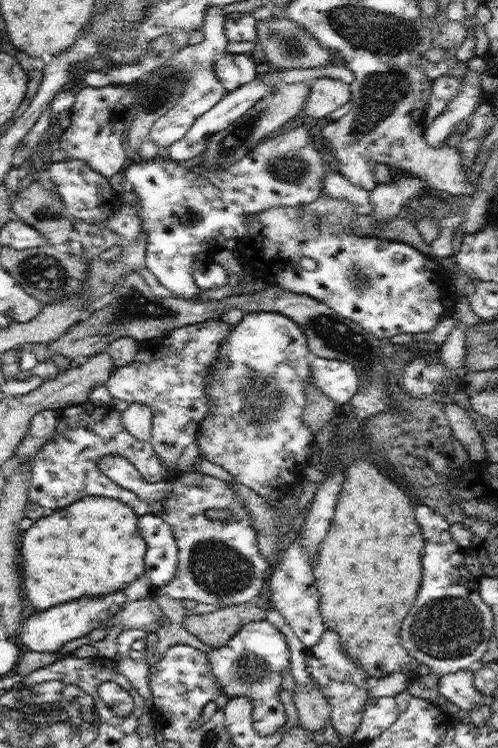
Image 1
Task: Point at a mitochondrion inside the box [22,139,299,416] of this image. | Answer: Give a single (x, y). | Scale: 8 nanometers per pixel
(133, 306)

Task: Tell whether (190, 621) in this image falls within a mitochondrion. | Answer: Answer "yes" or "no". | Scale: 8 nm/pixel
no

